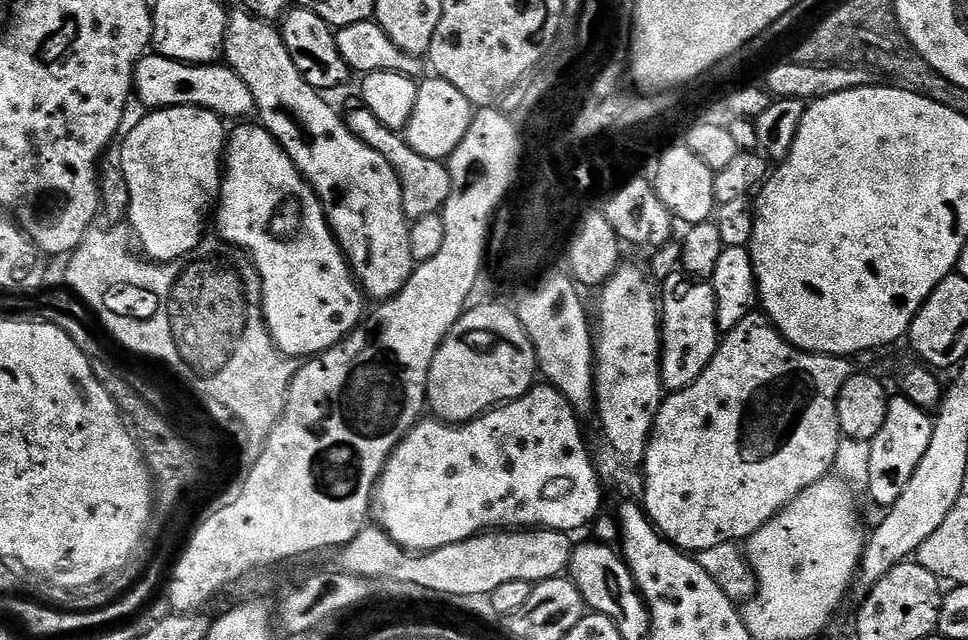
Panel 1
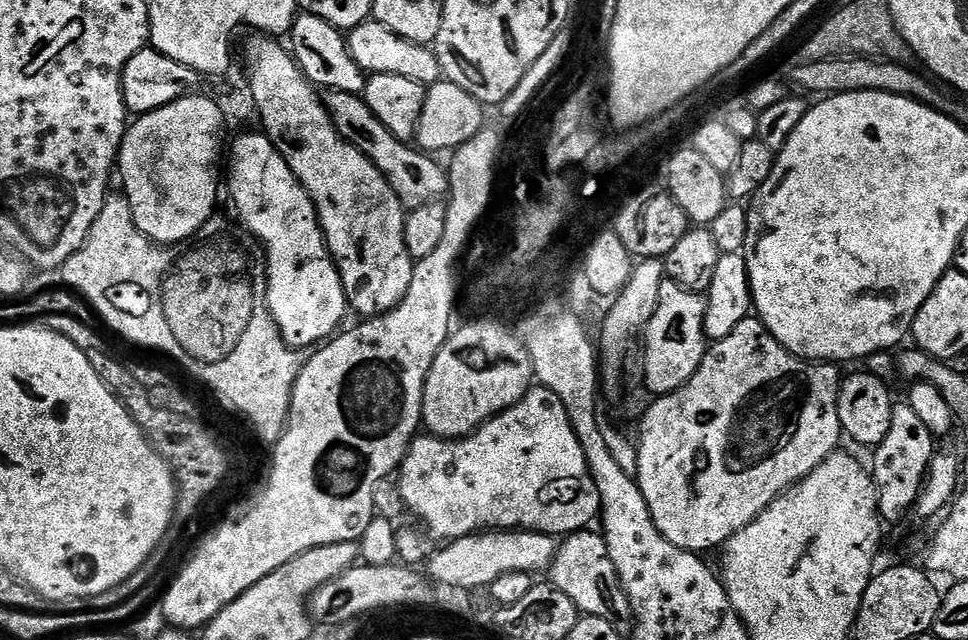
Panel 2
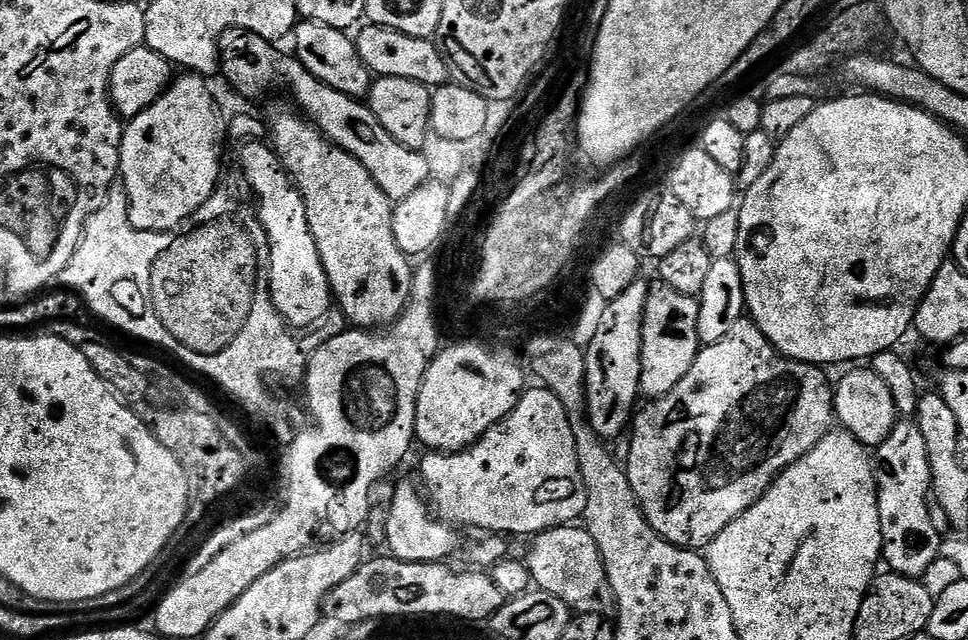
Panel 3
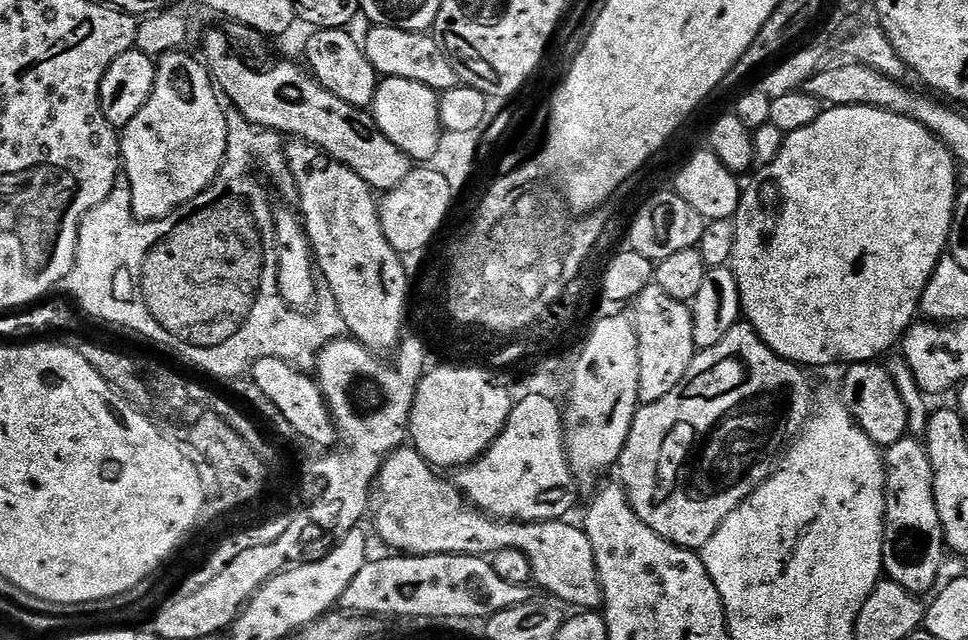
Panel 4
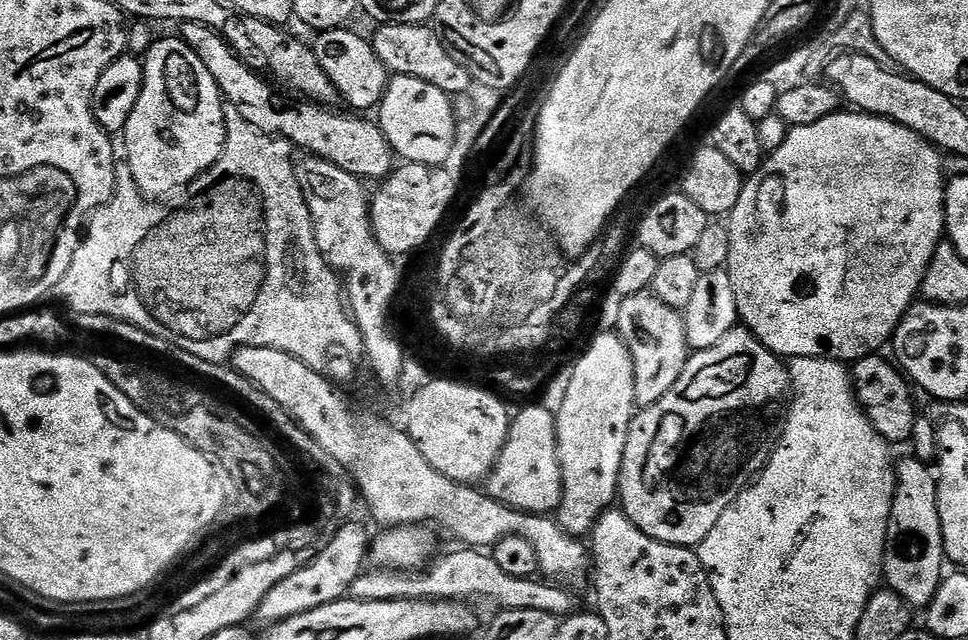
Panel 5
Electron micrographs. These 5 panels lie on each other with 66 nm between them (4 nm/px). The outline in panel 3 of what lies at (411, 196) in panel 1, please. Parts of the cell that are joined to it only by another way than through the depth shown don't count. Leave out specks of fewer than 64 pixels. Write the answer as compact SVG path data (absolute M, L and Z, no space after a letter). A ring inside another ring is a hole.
M238 28L226 30L216 46L221 77L225 76L244 96L260 96L284 80L289 94L296 99L295 107L316 125L316 129L331 144L358 158L358 162L370 170L370 178L382 186L382 194L389 196L392 201L410 198L410 194L429 183L430 167L420 150L402 146L402 142L398 142L398 138L394 138L390 130L378 122L363 99L342 94L342 90L334 90L334 86L326 86L326 82L314 78L314 74L310 74L310 70L306 70L306 66L302 66L295 55L283 56L275 43Z

